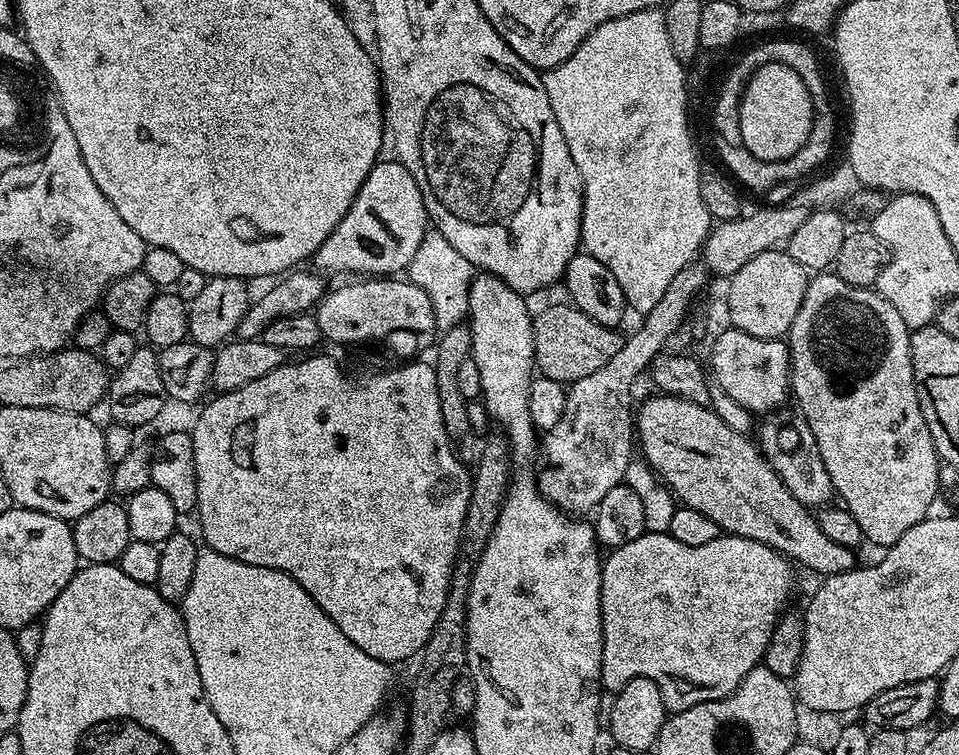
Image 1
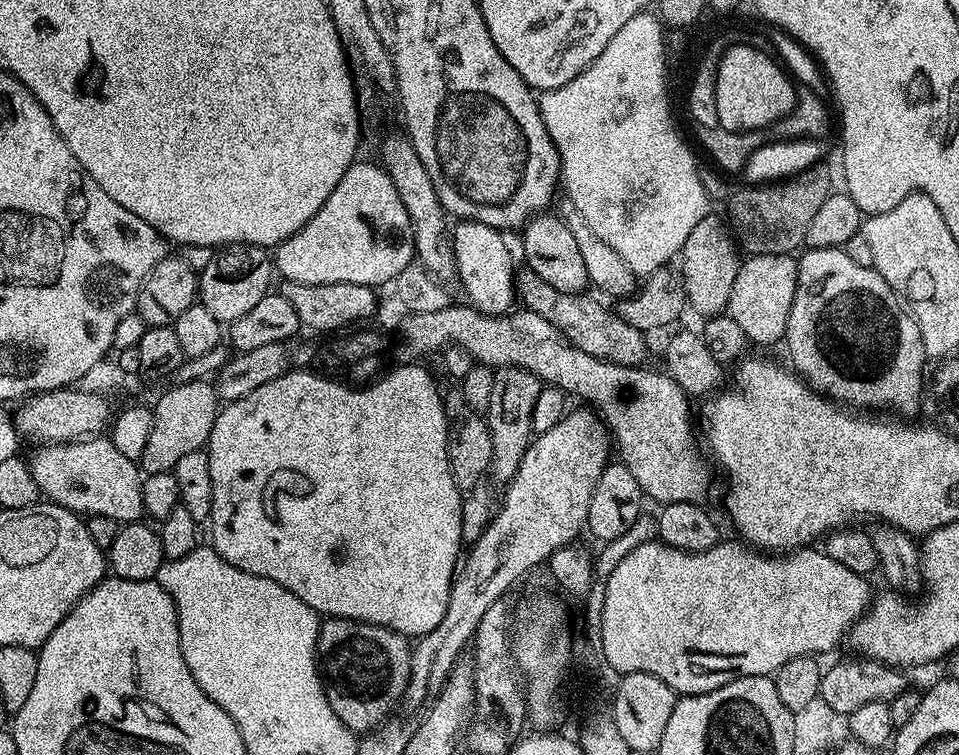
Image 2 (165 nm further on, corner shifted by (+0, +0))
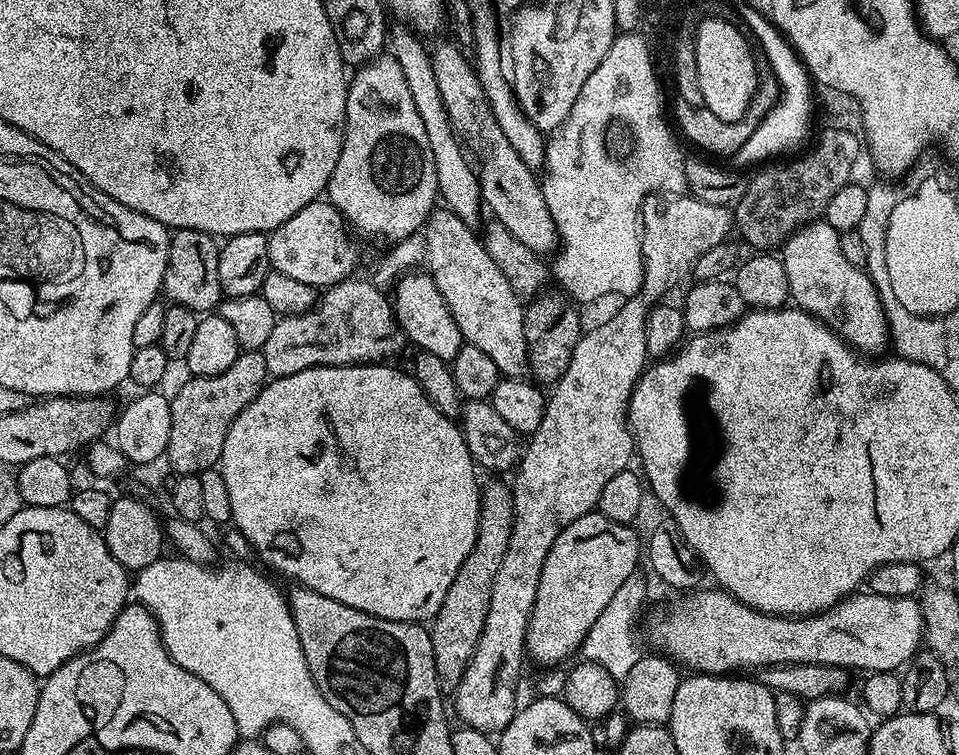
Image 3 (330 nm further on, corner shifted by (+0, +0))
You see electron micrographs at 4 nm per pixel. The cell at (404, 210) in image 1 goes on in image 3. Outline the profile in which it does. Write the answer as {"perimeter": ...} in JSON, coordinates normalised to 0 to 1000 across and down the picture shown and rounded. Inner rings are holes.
{"perimeter":[[[335,262],[315,273],[302,294],[294,294],[279,313],[279,347],[287,359],[326,379],[343,379],[366,367],[371,359],[371,328],[355,279]]]}

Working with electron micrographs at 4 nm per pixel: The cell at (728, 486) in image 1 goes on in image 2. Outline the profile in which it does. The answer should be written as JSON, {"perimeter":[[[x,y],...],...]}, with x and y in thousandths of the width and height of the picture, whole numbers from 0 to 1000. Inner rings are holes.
{"perimeter":[[[475,400],[468,401],[466,408],[449,412],[447,415],[434,415],[425,413],[421,416],[417,425],[413,429],[413,436],[410,437],[409,445],[407,440],[407,466],[409,461],[409,472],[413,475],[413,479],[438,479],[441,478],[441,472],[446,472],[449,466],[455,466],[455,469],[462,468],[464,461],[468,461],[469,457],[482,458],[487,466],[492,470],[493,478],[498,482],[508,482],[510,487],[518,490],[528,486],[540,486],[544,490],[552,491],[553,495],[559,497],[562,503],[566,505],[568,510],[579,511],[585,514],[589,522],[593,526],[600,527],[600,525],[606,525],[606,531],[612,532],[625,550],[628,552],[635,574],[637,581],[640,584],[640,593],[647,597],[647,604],[644,604],[645,613],[649,613],[655,619],[657,628],[661,628],[661,638],[665,638],[668,653],[673,658],[676,657],[680,662],[685,662],[685,669],[691,670],[698,668],[699,665],[719,665],[721,668],[734,668],[737,664],[738,645],[742,641],[742,630],[738,626],[738,620],[736,616],[730,611],[730,604],[726,600],[726,583],[728,588],[728,577],[722,574],[722,562],[724,567],[724,540],[722,540],[717,534],[719,534],[719,526],[717,521],[711,517],[711,511],[707,511],[707,506],[703,506],[703,501],[698,498],[696,491],[688,490],[688,493],[679,493],[676,485],[664,485],[658,487],[657,485],[649,485],[648,482],[638,482],[635,477],[625,477],[619,474],[615,469],[611,469],[611,464],[603,464],[603,458],[599,458],[590,448],[590,442],[586,442],[586,437],[582,437],[582,432],[574,432],[574,426],[569,426],[569,421],[565,421],[565,416],[557,416],[550,411],[531,411],[526,415],[525,419],[508,419],[505,413],[499,413],[497,408],[489,405],[487,401],[481,400],[481,403],[475,403]]]}

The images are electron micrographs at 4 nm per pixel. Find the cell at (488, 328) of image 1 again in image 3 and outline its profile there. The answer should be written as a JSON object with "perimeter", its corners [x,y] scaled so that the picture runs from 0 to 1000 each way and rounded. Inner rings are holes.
{"perimeter":[[[413,29],[404,38],[403,64],[413,78],[415,87],[419,87],[419,98],[423,103],[423,114],[428,114],[428,125],[432,130],[432,140],[440,155],[440,167],[444,167],[444,183],[448,183],[448,199],[453,199],[453,215],[457,230],[457,256],[462,274],[468,275],[478,289],[482,289],[487,297],[495,298],[496,290],[503,281],[501,262],[501,234],[494,226],[489,208],[479,185],[475,184],[469,159],[461,135],[461,122],[457,119],[457,109],[453,105],[453,87],[447,65],[437,46],[426,33]]]}

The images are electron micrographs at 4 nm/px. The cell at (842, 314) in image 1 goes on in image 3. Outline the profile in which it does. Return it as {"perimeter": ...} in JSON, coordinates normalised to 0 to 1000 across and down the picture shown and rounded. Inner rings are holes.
{"perimeter":[[[854,289],[831,303],[818,319],[815,343],[820,352],[822,391],[829,407],[854,421],[862,434],[873,440],[886,460],[892,461],[902,473],[917,473],[921,468],[918,465],[922,460],[924,462],[927,460],[926,423],[918,399],[918,389],[913,385],[912,374],[901,355],[882,347],[882,340],[878,336],[878,326],[876,325],[876,309],[870,305],[870,299],[865,299],[860,291]]]}

